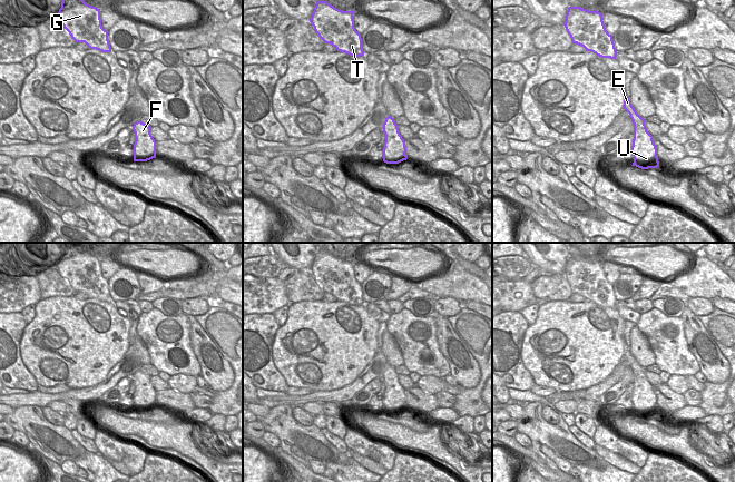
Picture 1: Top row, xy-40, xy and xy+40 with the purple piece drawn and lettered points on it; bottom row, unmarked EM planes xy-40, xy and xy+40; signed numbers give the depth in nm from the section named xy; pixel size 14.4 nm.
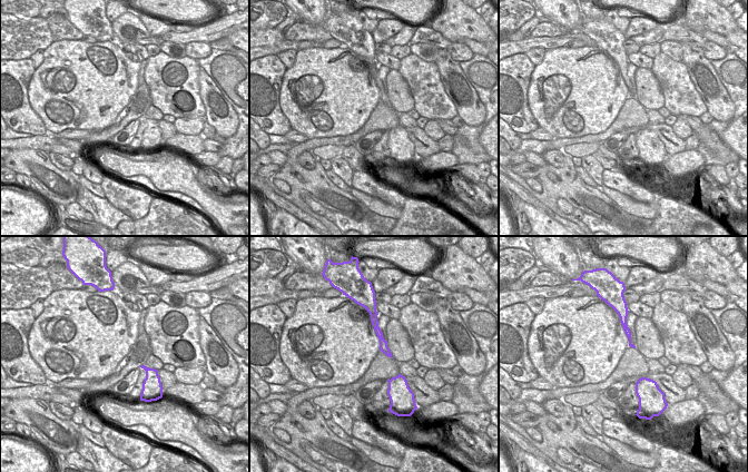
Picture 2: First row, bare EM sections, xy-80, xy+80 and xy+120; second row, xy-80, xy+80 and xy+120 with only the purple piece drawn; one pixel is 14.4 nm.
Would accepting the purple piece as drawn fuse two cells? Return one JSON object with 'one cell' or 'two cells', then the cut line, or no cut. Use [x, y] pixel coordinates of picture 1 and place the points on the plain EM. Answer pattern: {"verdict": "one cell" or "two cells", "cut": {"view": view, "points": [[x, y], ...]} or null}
{"verdict": "one cell", "cut": null}

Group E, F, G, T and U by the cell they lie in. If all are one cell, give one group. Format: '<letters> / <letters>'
E F G T U

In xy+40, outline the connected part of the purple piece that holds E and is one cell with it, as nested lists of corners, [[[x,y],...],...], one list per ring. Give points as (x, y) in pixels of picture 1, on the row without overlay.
[[[626,343],[623,358],[629,363],[634,373],[634,388],[631,395],[634,412],[631,415],[641,419],[657,417],[659,411],[653,385],[647,381],[645,368],[637,363]]]

